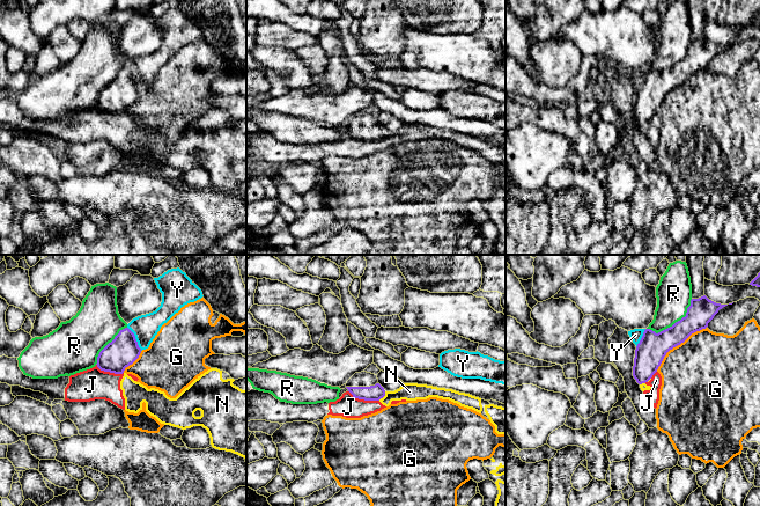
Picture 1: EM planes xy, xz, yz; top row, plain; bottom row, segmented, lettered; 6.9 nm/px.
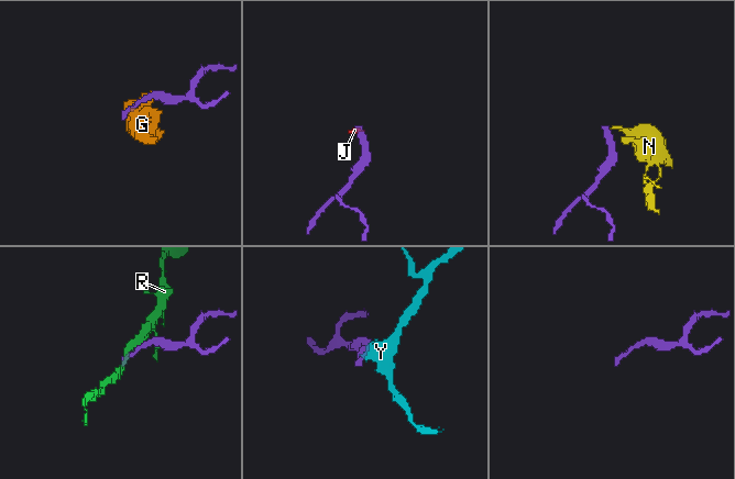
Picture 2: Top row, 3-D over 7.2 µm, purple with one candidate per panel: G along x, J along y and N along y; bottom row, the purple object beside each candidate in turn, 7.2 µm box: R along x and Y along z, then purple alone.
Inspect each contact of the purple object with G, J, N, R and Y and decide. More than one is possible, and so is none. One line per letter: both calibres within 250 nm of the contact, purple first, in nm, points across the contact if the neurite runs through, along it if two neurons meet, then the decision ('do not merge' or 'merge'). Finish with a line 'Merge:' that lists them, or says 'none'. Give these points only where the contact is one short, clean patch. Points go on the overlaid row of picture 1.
G: 200/500 nm | do not merge
J: 110/150 nm | along xz (348, 390), (355, 397), (378, 401) | do not merge
N: 110/130 nm | along xz (385, 391), (378, 400) | do not merge
R: 200/240 nm | do not merge
Y: 220/180 nm | along xy (127, 327), (141, 350) | do not merge
Merge: none

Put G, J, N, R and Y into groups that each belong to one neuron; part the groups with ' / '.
G / J N / R / Y

